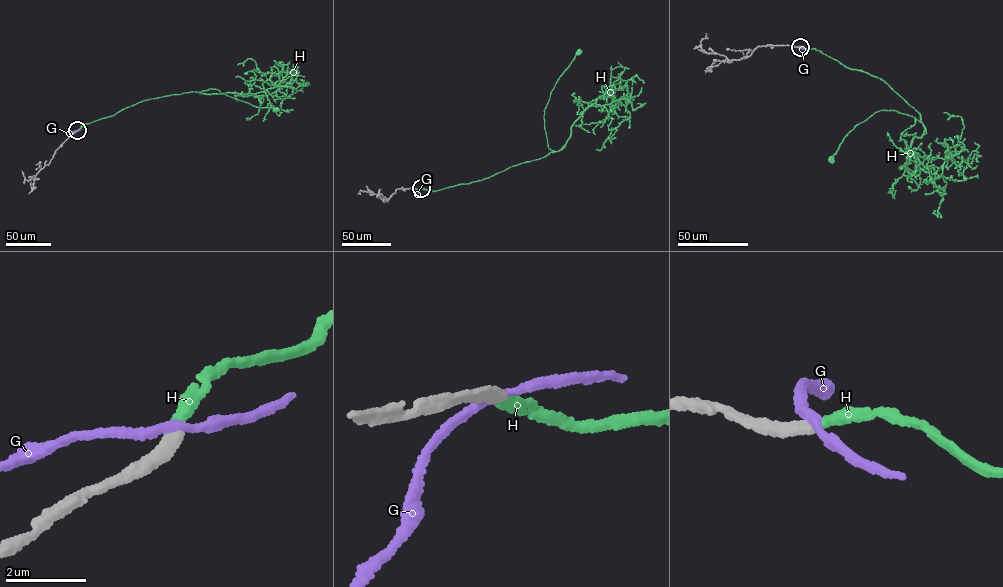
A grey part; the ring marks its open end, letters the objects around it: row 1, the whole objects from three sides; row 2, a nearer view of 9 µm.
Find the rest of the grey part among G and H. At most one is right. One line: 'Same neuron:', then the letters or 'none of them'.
Same neuron: H

